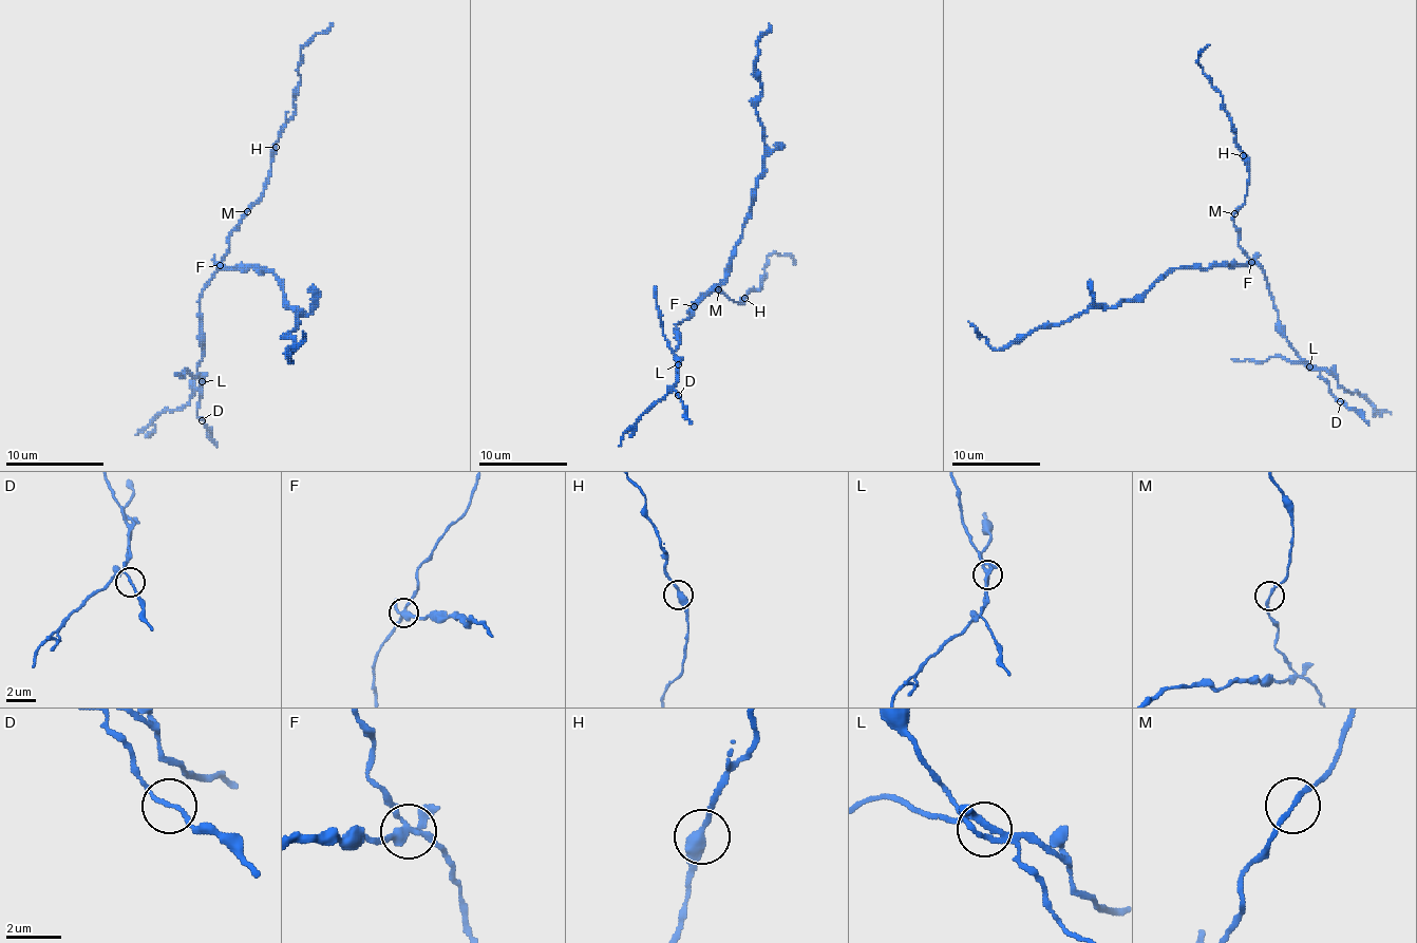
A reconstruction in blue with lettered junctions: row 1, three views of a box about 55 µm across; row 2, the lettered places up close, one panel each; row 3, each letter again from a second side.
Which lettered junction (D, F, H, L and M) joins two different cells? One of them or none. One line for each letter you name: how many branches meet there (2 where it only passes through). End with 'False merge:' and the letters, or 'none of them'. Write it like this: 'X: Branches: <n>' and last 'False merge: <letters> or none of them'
F: Branches: 4
False merge: F

